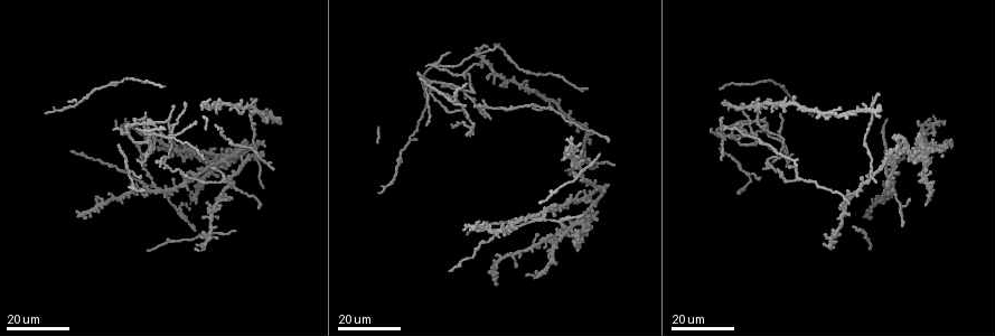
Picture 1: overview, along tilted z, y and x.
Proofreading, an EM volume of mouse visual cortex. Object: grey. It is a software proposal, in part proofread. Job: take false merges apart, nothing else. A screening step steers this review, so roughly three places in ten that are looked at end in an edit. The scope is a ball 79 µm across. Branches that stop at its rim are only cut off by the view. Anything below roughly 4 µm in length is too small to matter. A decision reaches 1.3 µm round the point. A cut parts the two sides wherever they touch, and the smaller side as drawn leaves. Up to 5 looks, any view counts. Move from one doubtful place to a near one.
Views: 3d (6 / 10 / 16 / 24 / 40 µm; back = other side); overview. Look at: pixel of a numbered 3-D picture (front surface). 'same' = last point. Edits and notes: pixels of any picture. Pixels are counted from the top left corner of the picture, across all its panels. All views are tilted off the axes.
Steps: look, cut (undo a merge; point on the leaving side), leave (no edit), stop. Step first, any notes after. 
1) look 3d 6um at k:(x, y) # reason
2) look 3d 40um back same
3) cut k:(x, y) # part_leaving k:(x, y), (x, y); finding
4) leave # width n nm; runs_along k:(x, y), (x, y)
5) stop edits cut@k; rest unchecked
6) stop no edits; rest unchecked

look 3d 24um at 1:(555, 241) # four-way junction

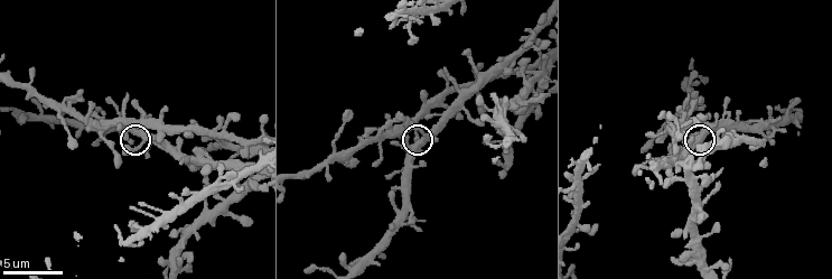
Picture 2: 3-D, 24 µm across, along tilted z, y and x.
look 3d 10um at 2:(144, 139)

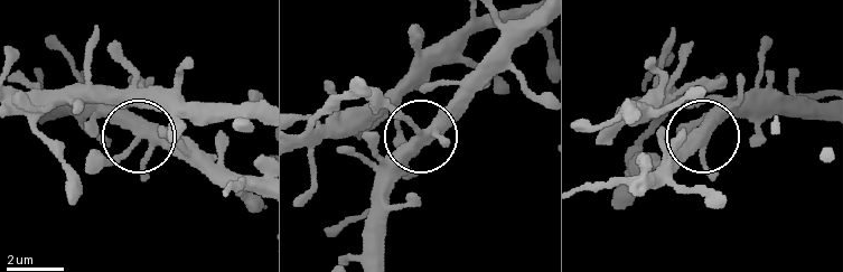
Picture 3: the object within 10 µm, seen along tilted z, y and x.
leave # width 380 nm; runs_along 3:(542, 26), (425, 128), (410, 157), (377, 184); continuous, no second neuron

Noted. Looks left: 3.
look 3d 16um at 1:(797, 179) # three-way junction

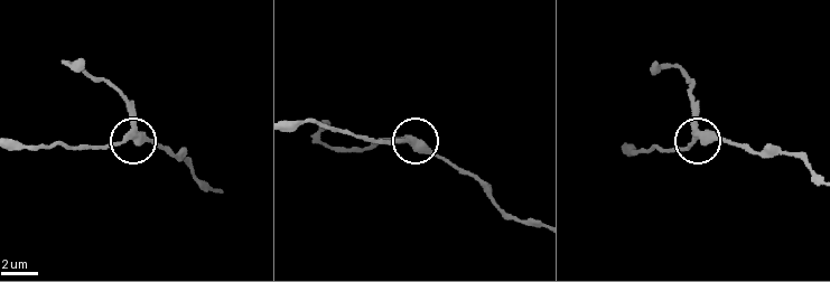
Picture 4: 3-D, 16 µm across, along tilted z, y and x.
look 3d 6um at 4:(695, 125)

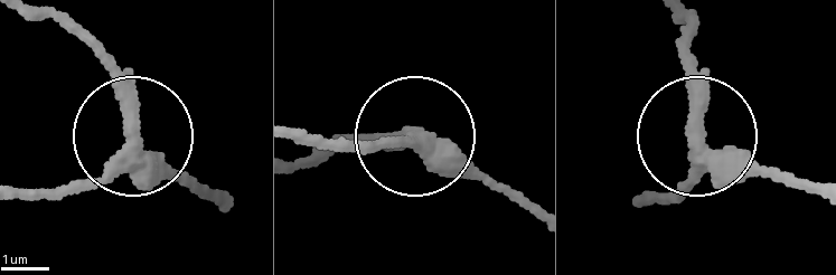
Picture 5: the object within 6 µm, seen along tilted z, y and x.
look 3d 6um back at 5:(698, 137)

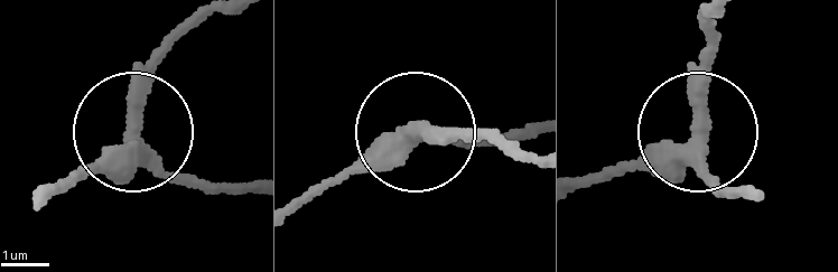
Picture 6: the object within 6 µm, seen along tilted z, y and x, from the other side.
leave # arms 3; one neuron here

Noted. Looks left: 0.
stop no edits; rest unchecked

